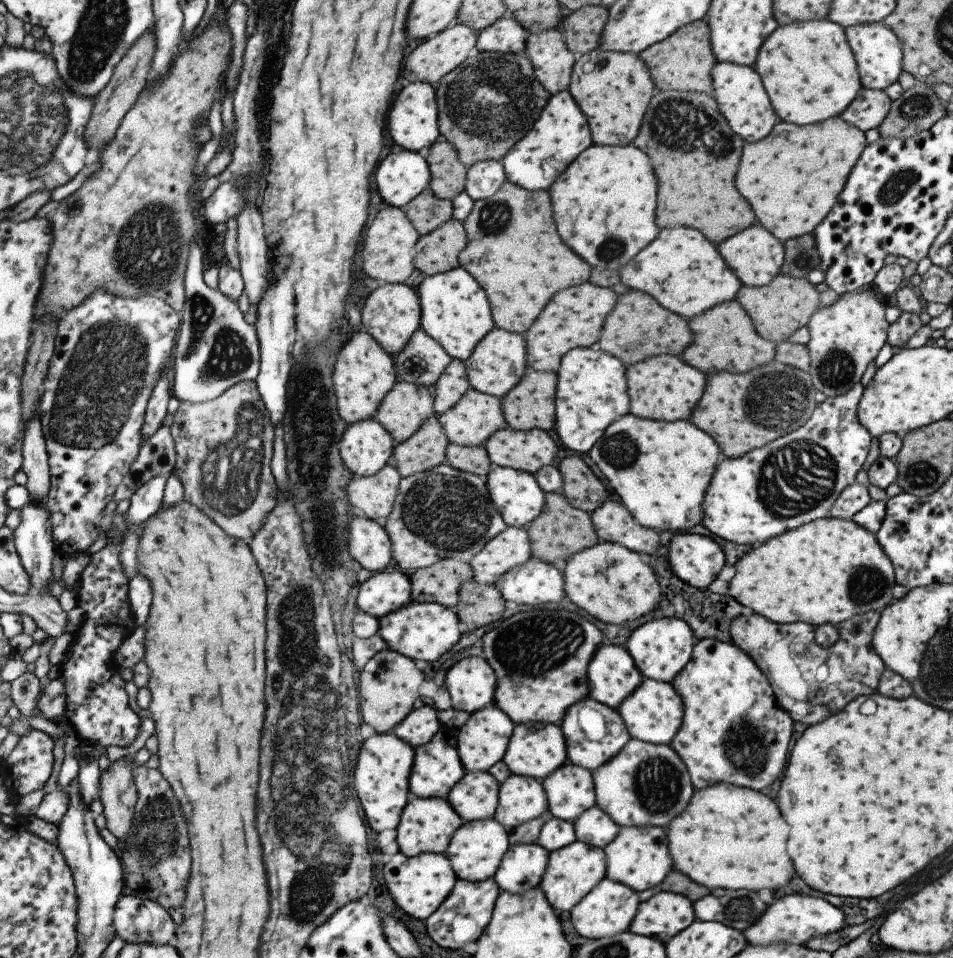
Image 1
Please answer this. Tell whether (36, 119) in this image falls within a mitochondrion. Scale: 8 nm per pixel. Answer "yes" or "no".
yes

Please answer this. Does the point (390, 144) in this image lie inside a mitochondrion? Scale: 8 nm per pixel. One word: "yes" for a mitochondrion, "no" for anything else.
no

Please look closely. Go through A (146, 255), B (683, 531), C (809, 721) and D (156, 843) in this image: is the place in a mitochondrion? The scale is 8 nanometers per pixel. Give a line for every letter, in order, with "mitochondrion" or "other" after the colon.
A: mitochondrion
B: other
C: other
D: mitochondrion

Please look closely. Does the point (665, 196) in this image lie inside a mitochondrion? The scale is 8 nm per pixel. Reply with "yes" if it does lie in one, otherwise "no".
no

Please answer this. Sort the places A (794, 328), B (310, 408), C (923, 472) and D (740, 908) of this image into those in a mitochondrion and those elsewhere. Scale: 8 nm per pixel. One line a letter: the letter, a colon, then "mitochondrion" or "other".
A: other
B: mitochondrion
C: mitochondrion
D: mitochondrion

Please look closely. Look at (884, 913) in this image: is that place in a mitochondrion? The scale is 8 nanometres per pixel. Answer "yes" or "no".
no

